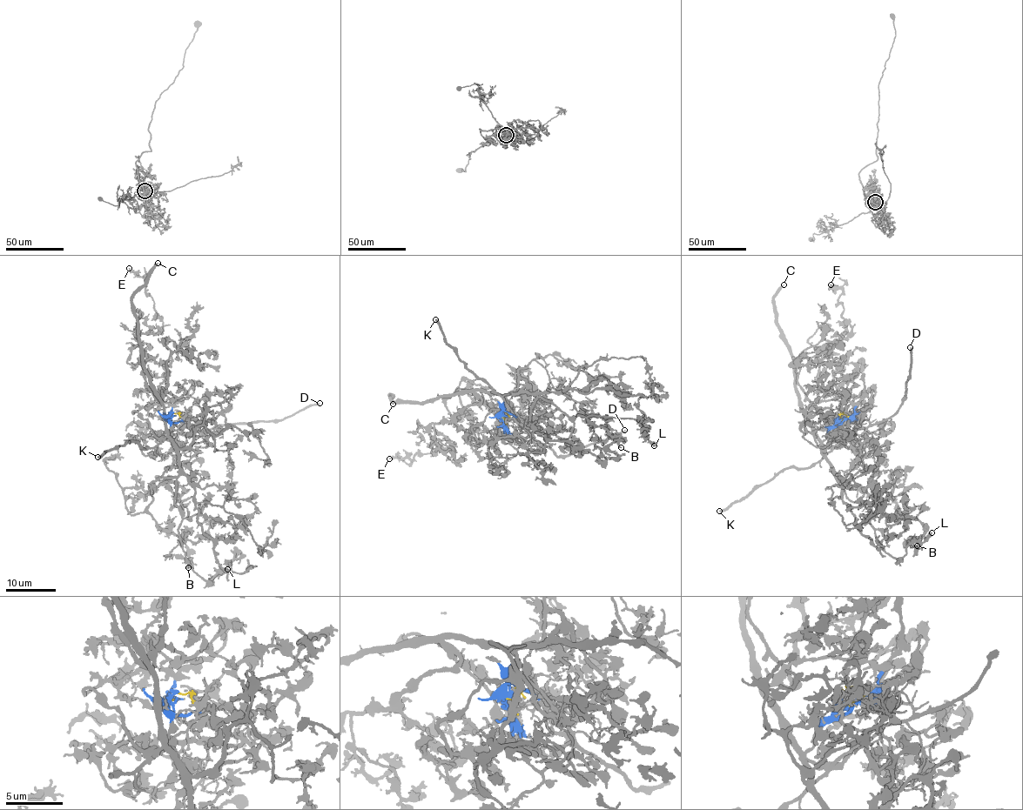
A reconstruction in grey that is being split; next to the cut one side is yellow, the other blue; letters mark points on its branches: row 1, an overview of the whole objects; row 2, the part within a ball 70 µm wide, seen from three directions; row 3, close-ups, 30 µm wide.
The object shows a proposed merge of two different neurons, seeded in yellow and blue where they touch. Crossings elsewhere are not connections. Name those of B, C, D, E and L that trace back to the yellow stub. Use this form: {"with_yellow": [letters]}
{"with_yellow": ["D"]}

